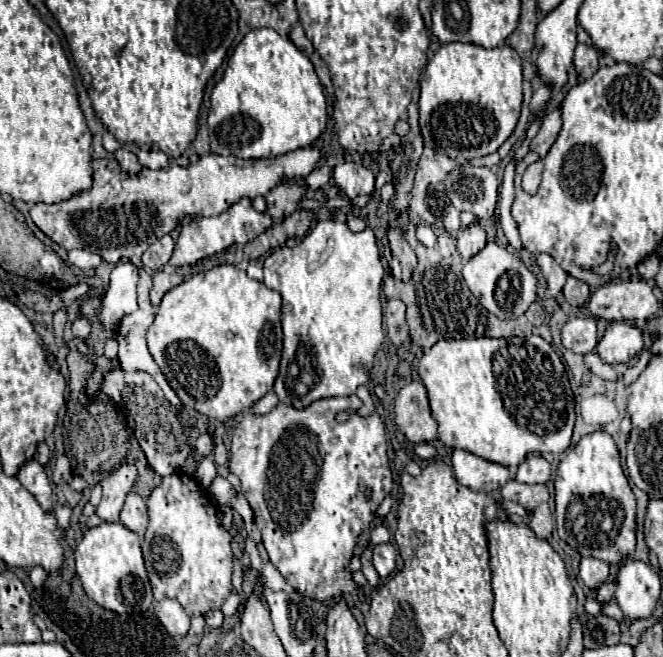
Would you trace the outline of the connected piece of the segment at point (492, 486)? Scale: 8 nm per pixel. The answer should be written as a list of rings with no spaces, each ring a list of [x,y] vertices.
[[[463,449],[453,451],[453,471],[455,471],[455,479],[461,485],[473,491],[485,491],[485,493],[491,493],[503,487],[511,477],[505,465],[487,461]]]

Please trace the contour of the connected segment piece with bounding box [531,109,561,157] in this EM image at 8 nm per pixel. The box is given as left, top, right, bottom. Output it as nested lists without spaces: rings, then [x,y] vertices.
[[[553,109],[551,113],[545,115],[537,137],[531,141],[531,151],[535,151],[541,157],[545,157],[547,151],[551,149],[551,145],[555,143],[557,135],[559,135],[559,129],[561,129],[561,111]]]

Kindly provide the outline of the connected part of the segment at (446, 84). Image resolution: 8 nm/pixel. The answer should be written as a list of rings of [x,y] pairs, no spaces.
[[[445,43],[441,45],[433,59],[425,67],[425,79],[421,81],[421,115],[419,125],[425,137],[425,145],[443,153],[451,159],[463,157],[467,161],[475,157],[485,157],[495,153],[505,139],[513,133],[519,113],[521,113],[521,57],[515,49],[499,45],[495,49],[485,49],[471,43]]]

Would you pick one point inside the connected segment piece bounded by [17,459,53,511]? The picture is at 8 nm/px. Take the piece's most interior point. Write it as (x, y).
(32, 475)

